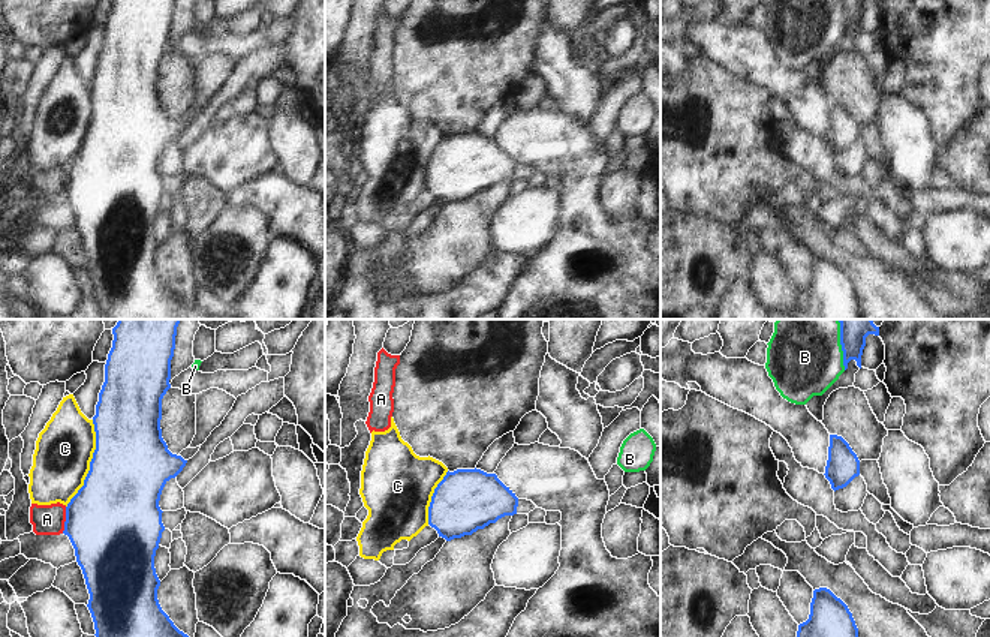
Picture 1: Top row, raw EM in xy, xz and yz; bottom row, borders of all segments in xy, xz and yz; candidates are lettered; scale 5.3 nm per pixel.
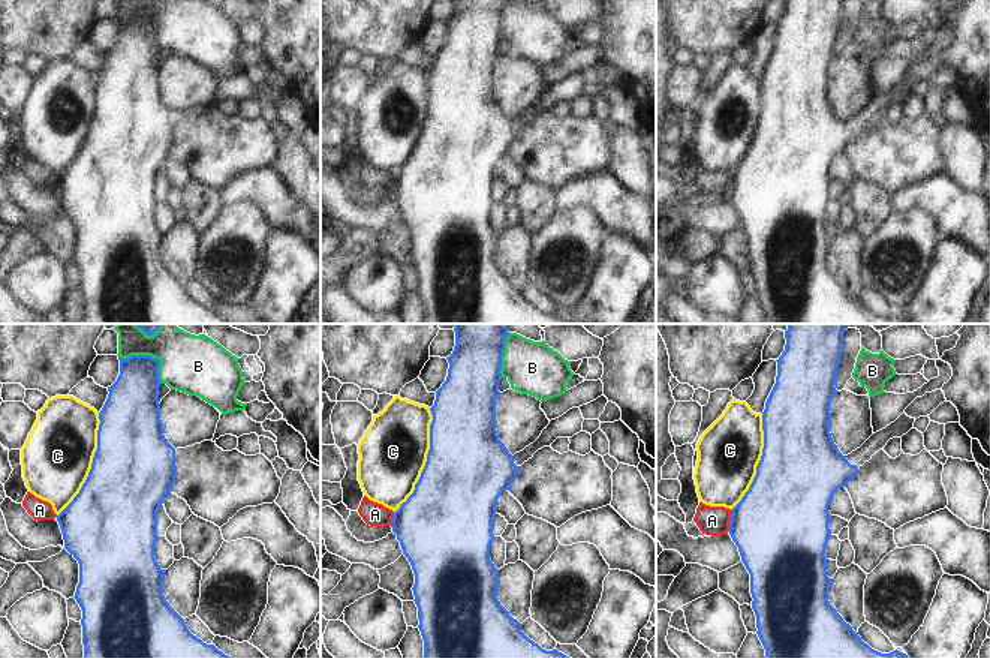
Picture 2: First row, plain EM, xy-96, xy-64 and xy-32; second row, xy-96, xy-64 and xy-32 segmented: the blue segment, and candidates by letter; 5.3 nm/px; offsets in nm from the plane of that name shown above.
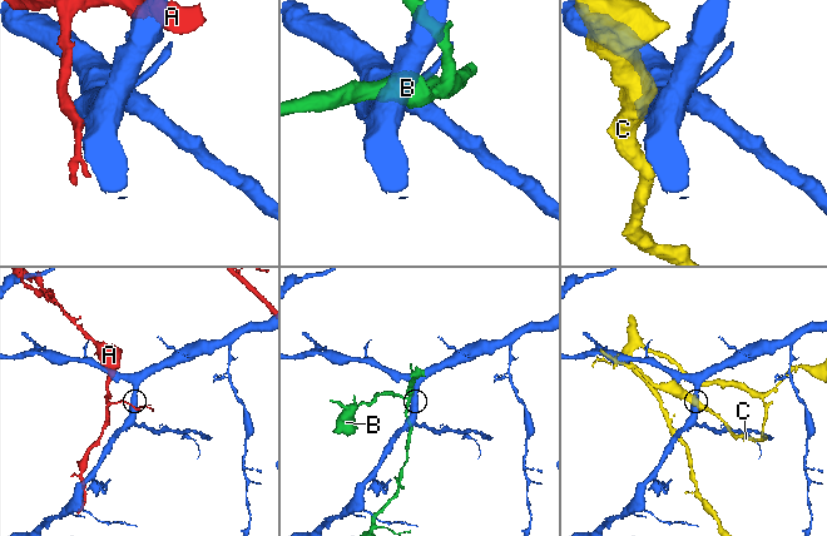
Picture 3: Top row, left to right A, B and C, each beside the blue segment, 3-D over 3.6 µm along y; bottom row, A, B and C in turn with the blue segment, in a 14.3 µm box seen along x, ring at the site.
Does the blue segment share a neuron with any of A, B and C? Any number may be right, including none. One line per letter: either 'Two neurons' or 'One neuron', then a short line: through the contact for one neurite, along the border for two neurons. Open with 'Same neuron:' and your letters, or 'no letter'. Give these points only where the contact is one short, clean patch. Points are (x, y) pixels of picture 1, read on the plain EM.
Same neuron: no letter
A: Two neurons
B: Two neurons
C: Two neurons.

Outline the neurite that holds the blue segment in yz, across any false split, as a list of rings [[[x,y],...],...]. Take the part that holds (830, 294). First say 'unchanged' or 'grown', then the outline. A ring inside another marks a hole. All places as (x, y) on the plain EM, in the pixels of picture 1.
unchanged; [[[830,253],[813,255],[809,283],[792,309],[770,309],[768,319],[861,319],[858,292],[848,270]]]

